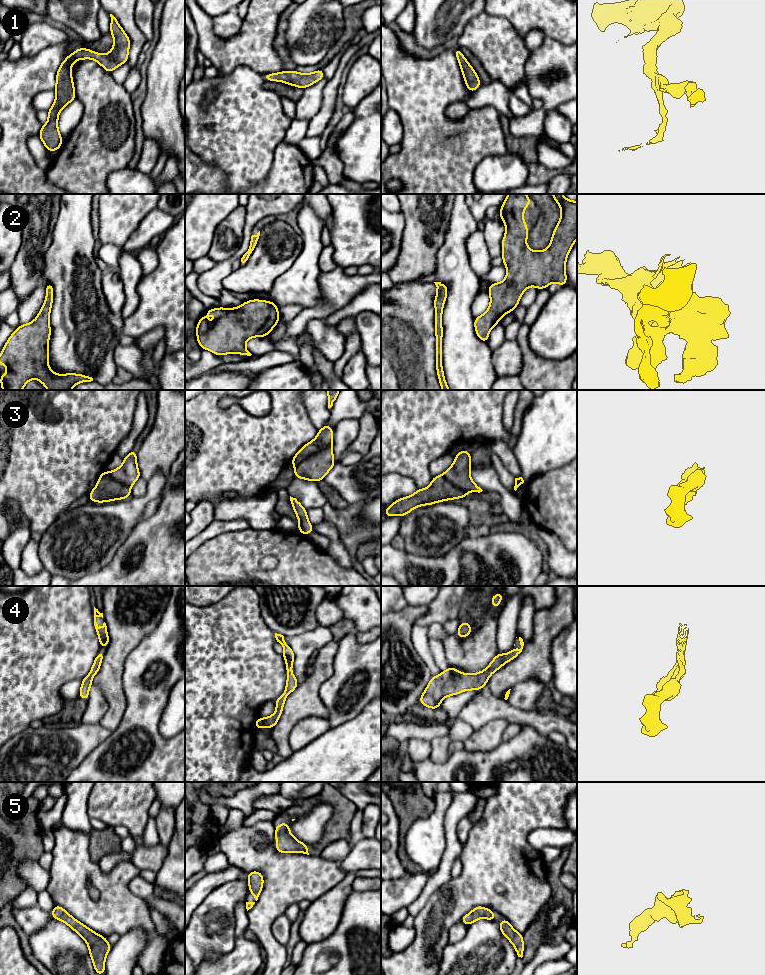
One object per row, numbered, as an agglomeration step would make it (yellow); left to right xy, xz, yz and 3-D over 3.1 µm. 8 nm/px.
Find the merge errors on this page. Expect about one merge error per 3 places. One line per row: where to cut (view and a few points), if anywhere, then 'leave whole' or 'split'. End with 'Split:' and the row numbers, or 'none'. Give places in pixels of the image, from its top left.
1: cut none; leave whole
2: cut none; leave whole
3: cut xz (331, 443), (295, 466); split
4: cut none; leave whole
5: cut none; leave whole
Split: 3

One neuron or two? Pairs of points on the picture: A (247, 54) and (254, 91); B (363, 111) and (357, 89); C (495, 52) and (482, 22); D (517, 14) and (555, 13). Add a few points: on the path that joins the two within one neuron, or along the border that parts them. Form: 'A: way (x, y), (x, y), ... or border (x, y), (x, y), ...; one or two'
A: border (262, 73), (246, 66), (237, 66), (227, 74); two
B: border (370, 92), (353, 110); two
C: way (495, 45), (484, 32), (484, 29); one
D: way (526, 13), (546, 13); one

